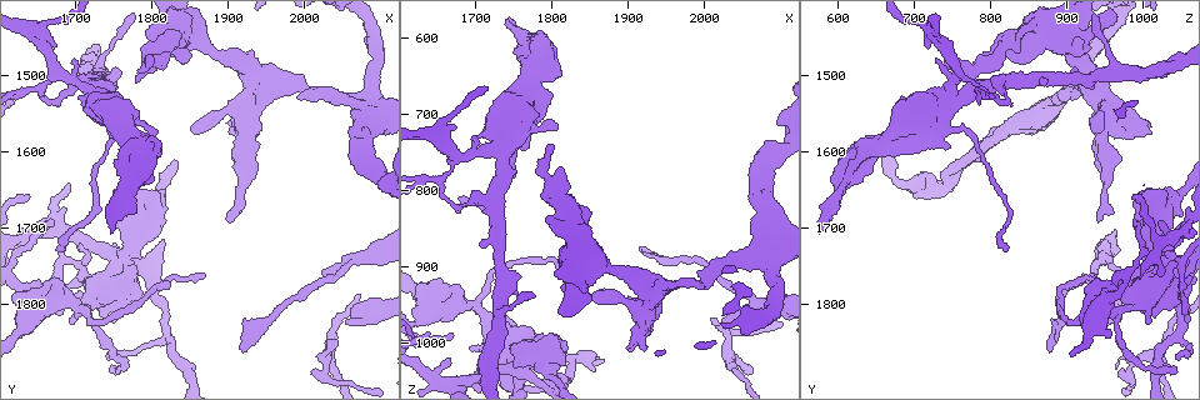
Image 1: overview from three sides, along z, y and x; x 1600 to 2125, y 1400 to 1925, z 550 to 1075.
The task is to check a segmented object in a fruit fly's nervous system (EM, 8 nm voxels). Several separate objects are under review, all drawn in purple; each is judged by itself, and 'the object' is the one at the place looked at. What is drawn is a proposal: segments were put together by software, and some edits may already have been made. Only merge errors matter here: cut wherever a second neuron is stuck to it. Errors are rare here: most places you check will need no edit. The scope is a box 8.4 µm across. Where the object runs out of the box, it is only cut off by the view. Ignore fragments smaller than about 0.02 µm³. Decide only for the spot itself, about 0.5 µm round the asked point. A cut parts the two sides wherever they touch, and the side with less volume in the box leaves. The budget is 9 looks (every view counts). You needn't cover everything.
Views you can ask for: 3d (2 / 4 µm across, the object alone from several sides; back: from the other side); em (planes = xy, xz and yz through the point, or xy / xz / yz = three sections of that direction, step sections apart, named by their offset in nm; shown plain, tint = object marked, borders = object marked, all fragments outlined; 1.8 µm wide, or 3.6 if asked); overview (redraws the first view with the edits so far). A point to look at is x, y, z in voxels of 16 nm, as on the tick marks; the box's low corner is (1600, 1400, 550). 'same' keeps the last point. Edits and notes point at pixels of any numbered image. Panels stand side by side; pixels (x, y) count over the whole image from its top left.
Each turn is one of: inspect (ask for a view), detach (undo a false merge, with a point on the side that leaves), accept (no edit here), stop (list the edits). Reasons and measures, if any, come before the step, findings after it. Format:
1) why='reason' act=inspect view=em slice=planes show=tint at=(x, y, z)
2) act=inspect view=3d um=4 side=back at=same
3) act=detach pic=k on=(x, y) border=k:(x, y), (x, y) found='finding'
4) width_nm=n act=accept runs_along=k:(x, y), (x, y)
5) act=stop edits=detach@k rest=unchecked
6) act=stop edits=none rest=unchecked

act=inspect view=3d um=2 at=(2030, 1870, 1020)

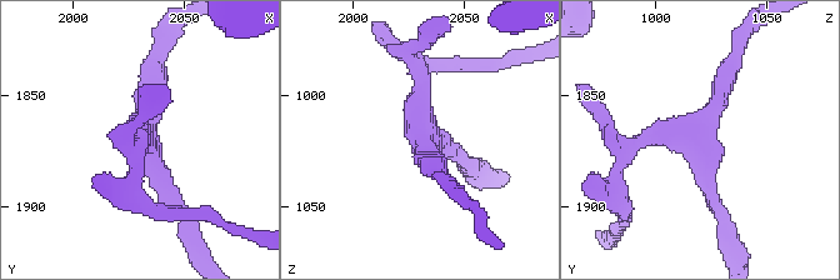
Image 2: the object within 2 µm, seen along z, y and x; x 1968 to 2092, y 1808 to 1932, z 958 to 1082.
why='shape alone is not enough' act=inspect view=em slice=planes show=tint at=(2030, 1867, 1015)

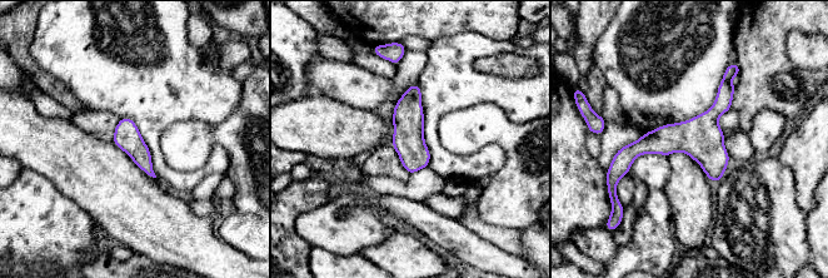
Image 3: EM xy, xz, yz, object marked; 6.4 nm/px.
act=accept runs_along=3:(728, 77), (723, 103), (689, 137), (618, 159) found='continuous, no second neuron'

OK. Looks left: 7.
why='thick turns thin' act=inspect view=em slice=planes show=tint at=(1700, 1805, 955)

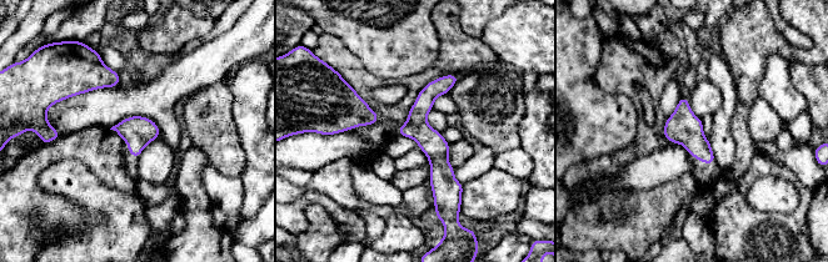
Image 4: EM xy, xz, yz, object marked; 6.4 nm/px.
act=accept runs_along=4:(454, 77), (420, 109), (442, 202) found='all the same neuron'

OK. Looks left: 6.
why='four or more arms meet' act=inspect view=em slice=xz step=8 show=tint at=(1925, 1555, 960)

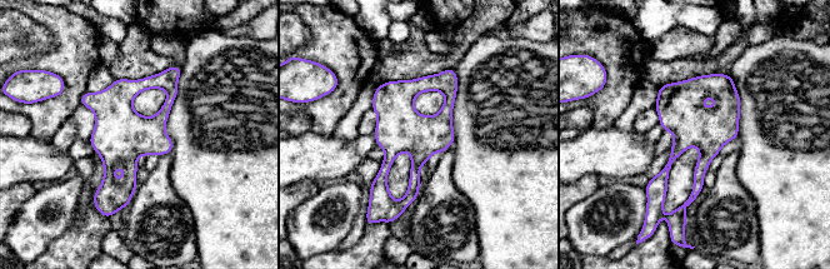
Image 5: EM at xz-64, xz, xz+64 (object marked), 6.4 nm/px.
act=inspect view=em slice=planes show=borders at=same

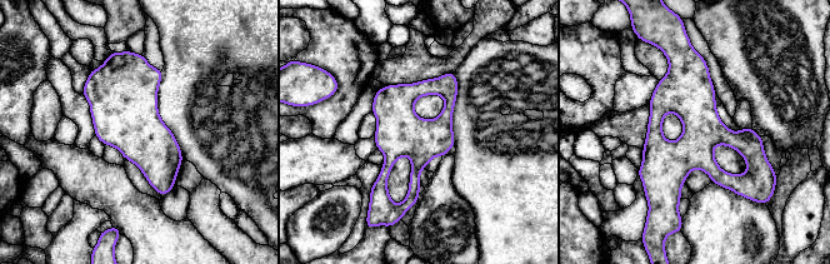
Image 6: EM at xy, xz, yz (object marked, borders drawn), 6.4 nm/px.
width_nm=260 act=accept found='one neuron here'

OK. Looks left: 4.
why='thick turns thin' act=inspect view=3d um=4 at=(1835, 1435, 915)

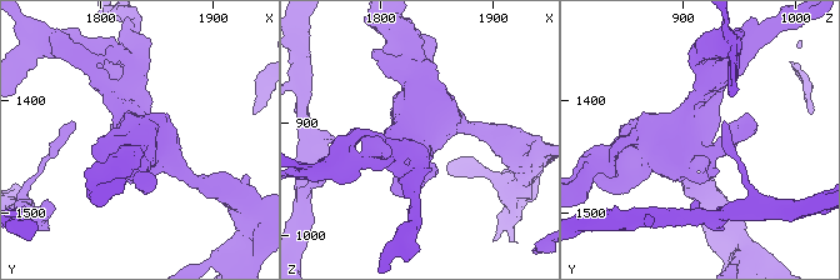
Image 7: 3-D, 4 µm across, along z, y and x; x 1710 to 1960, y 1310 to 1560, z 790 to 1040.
act=inspect view=em um=3.6 slice=xy step=8 show=tint at=(1838, 1436, 912)

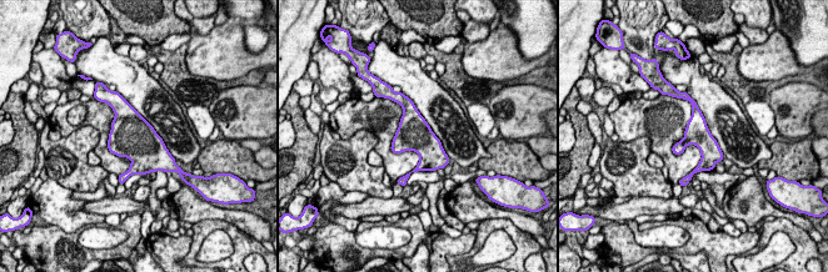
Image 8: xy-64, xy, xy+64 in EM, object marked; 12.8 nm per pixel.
why='another direction' act=inspect view=em um=3.6 slice=planes show=tint at=same

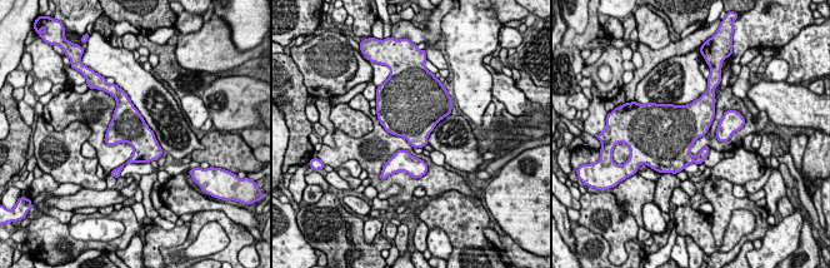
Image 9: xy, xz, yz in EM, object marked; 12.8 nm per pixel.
act=accept found='all the same neuron'

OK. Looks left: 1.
act=stop edits=none rest=unchecked

